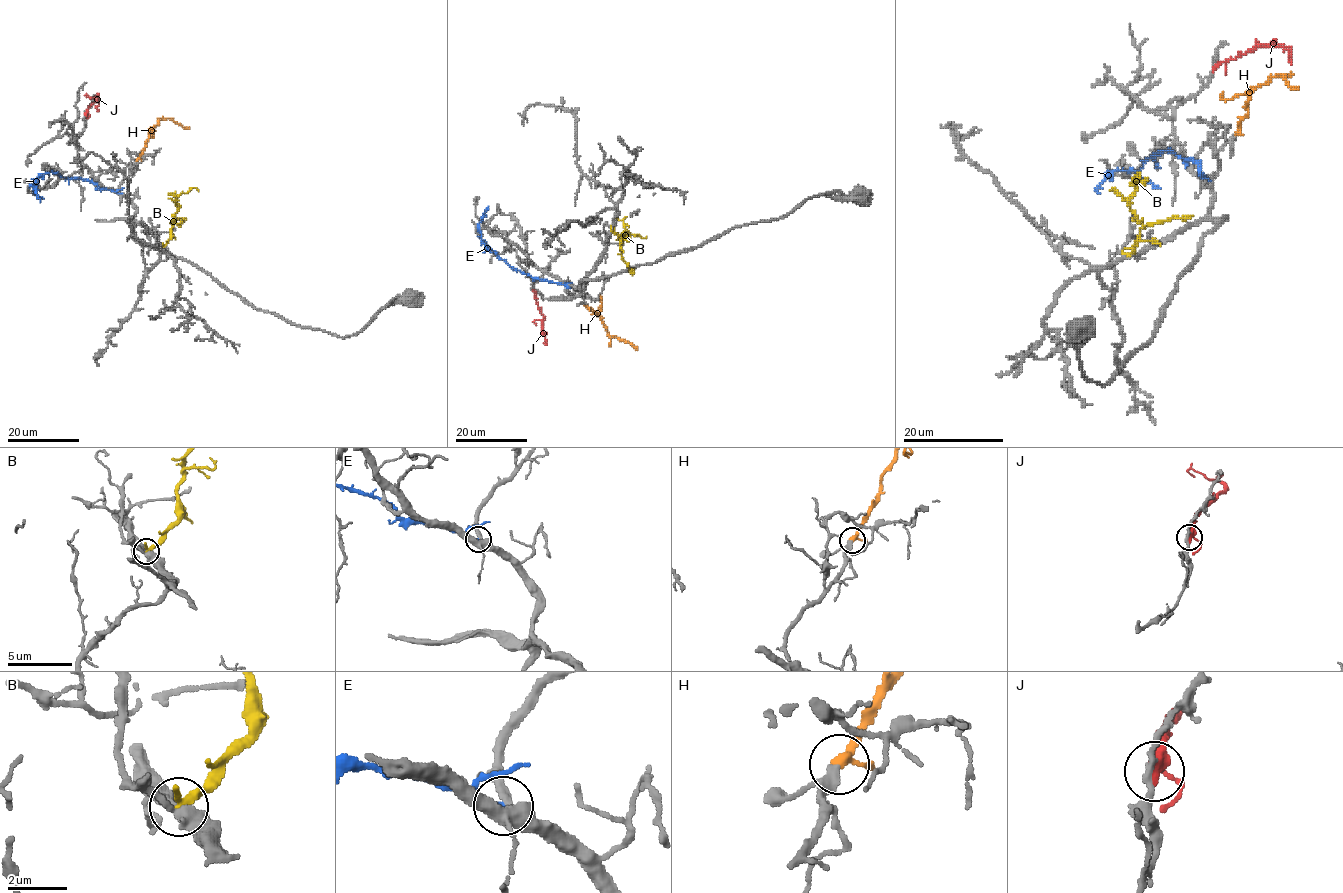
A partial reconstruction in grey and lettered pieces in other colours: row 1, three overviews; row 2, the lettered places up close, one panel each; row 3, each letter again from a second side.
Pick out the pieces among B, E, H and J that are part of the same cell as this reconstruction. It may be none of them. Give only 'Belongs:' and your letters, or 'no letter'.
Belongs: H

